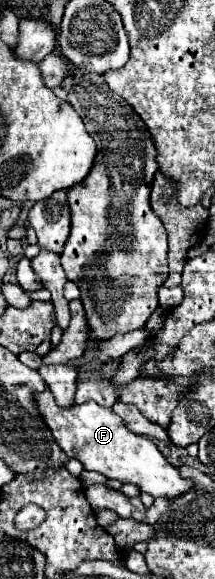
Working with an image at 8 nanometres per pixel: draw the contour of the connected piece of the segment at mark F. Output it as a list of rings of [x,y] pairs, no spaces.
[[[50,389],[36,393],[34,401],[60,449],[68,457],[76,457],[84,465],[84,469],[98,471],[108,479],[118,479],[122,483],[134,483],[140,487],[140,491],[150,493],[152,497],[178,497],[192,487],[192,481],[180,477],[178,469],[166,461],[166,457],[160,453],[152,439],[132,433],[112,409],[100,407],[94,401],[58,407]]]

